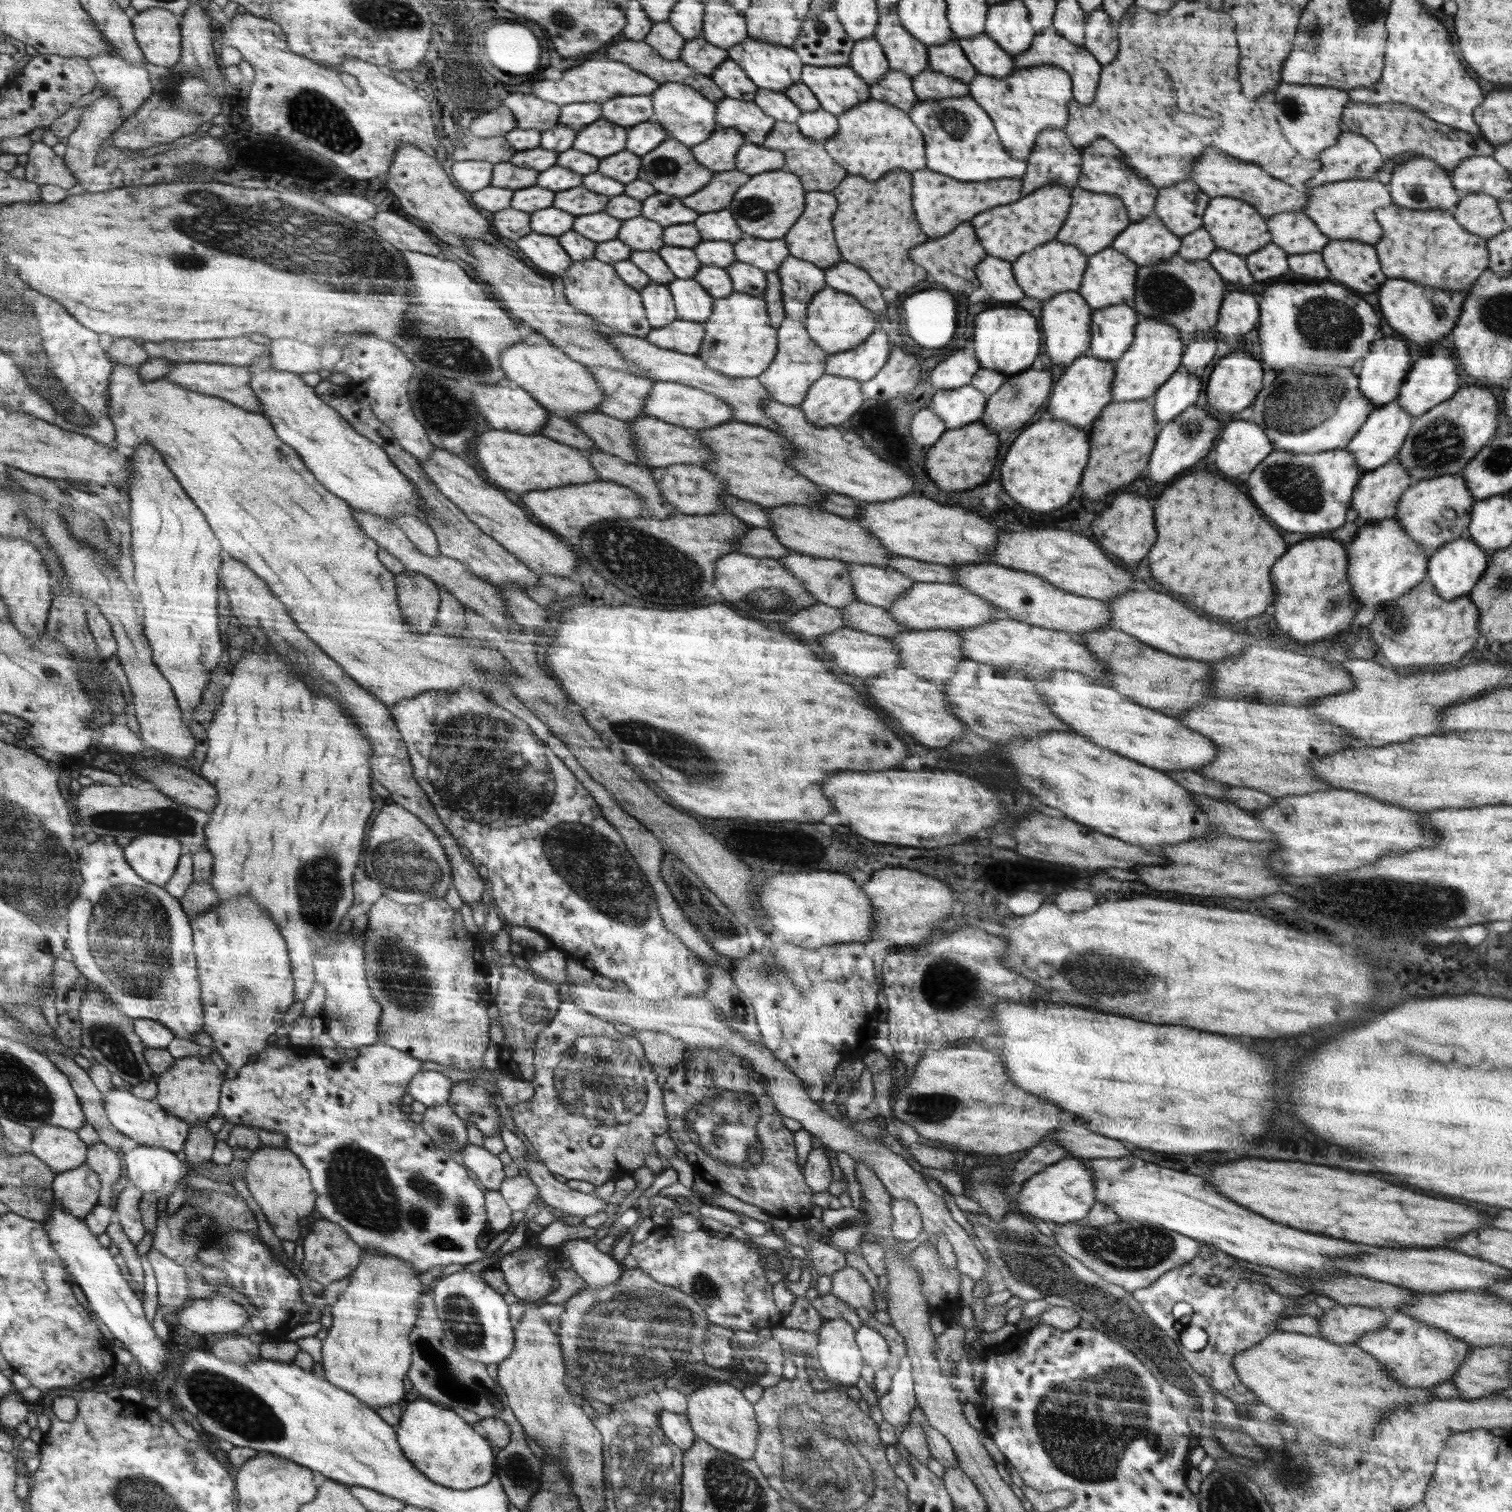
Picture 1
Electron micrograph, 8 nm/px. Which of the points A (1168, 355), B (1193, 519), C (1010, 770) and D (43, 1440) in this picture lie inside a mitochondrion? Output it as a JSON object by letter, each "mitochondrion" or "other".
{"A":"other","B":"other","C":"mitochondrion","D":"other"}

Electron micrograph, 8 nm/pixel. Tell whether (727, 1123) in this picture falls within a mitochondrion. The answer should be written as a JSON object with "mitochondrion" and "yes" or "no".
{"mitochondrion":"yes"}

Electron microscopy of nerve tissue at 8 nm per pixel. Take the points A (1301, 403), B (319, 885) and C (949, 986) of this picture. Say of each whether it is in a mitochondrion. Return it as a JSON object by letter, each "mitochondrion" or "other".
{"A":"mitochondrion","B":"mitochondrion","C":"mitochondrion"}

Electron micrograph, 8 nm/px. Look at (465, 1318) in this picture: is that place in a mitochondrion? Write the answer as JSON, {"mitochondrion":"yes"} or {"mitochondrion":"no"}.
{"mitochondrion":"yes"}

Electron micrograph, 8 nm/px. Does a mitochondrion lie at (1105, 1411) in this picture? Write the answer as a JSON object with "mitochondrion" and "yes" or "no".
{"mitochondrion":"yes"}

